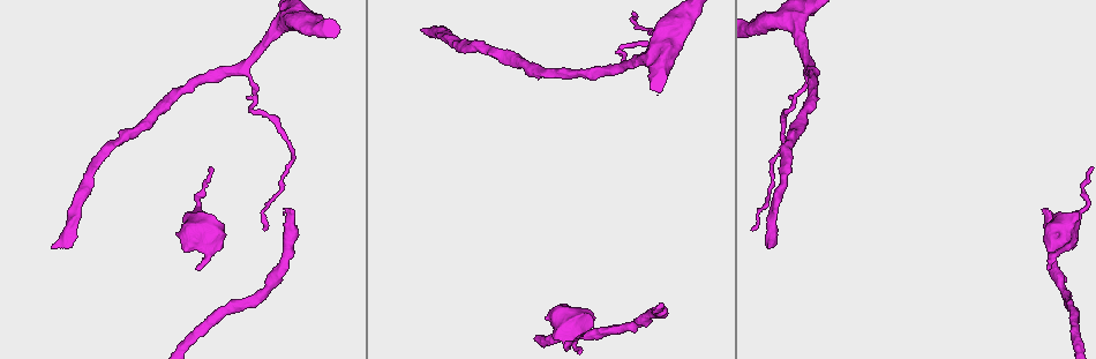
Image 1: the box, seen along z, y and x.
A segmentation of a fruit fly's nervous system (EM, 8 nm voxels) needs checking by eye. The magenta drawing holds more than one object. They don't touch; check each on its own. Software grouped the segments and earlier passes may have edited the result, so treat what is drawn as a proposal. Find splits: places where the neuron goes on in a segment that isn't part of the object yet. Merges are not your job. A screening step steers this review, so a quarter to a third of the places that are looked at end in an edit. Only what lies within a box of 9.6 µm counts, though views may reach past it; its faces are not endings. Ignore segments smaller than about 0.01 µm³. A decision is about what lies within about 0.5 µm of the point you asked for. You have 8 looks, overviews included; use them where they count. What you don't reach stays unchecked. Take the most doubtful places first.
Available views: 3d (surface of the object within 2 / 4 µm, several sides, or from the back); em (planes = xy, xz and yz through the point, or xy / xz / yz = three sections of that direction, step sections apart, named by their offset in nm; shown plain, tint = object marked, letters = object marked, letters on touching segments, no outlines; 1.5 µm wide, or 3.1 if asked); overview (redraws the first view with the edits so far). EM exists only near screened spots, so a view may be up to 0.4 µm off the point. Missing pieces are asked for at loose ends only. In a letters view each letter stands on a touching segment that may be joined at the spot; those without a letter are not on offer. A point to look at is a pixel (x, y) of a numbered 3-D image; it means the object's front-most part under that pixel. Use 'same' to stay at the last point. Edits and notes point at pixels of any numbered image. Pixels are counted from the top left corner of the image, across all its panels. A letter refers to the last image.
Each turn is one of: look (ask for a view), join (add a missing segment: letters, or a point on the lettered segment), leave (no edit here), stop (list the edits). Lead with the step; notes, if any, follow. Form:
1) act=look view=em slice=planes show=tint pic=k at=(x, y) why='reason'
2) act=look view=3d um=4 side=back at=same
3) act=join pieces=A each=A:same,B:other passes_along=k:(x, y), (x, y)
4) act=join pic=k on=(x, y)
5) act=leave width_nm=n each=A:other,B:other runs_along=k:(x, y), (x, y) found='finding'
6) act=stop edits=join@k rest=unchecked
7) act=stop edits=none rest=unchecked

act=look view=3d um=4 pic=1 at=(1042, 211) why='an open end'

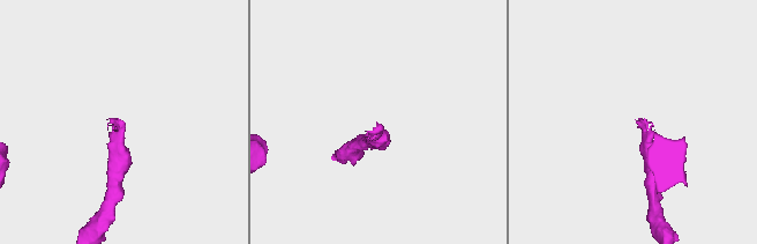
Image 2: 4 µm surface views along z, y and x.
act=look view=em slice=planes show=plain pic=2 at=(123, 123)

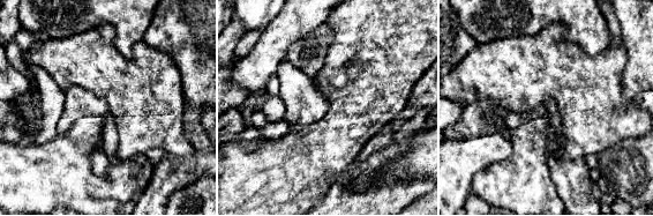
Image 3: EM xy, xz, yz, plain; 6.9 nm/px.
act=look view=em slice=planes show=letters at=same why='see the neighbours'

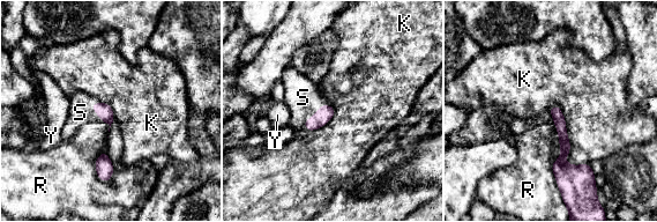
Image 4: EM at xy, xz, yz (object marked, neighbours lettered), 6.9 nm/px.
act=join pieces=S longest_contact=K:500nm each=K:other,R:other,S:same,Y:other passes_along=4:(320, 118), (313, 115), (303, 97) found='the neuron continues'

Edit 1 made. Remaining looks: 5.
act=look view=overview why='see it whole again'

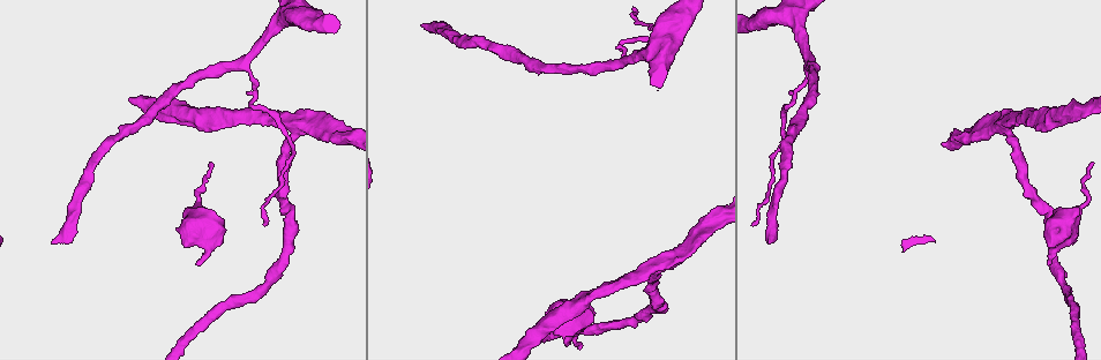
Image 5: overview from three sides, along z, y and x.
act=look view=em slice=planes show=letters pic=5 at=(768, 241) why='free end'

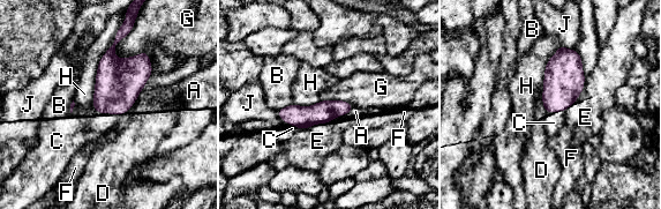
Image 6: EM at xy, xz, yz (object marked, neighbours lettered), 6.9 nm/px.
act=join pieces=C each=A:other,B:other,C:same,D:other,E:other,F:other,G:other,H:other,J:other passes_along=6:(118, 82), (107, 112), (77, 132) found='the neuron continues'

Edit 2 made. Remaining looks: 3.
act=look view=em slice=planes show=tint pic=5 at=(197, 263) why='free end'

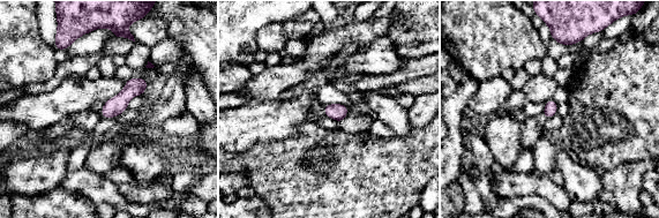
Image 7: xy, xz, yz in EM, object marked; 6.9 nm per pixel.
act=look view=em slice=planes show=letters at=same why='see the neighbours'

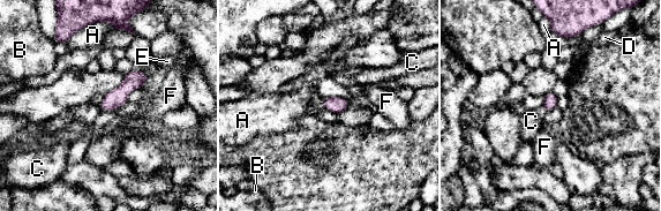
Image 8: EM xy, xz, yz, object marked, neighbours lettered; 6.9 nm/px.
act=join pieces=C longest_contact=A:200nm each=A:other,B:other,C:same,D:other,E:other,F:other passes_along=8:(550, 100), (545, 108), (531, 121) found='the neuron continues'

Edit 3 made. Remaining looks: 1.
act=stop edits=join@4,join@6,join@8 rest=unchecked

